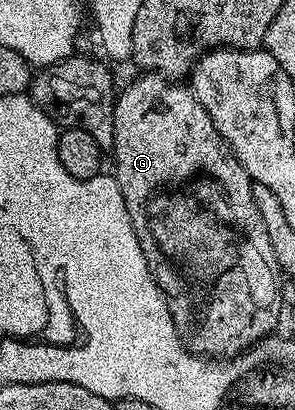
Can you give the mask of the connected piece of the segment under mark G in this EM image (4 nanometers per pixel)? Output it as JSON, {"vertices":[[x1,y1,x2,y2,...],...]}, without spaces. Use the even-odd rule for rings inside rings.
{"vertices":[[151,72,140,77,144,78,134,79,121,94,119,91,114,98,112,150,114,155,116,154,115,180,126,200,126,212,130,212,130,220,138,236,138,244,142,248,144,259,148,262,148,271,152,274,157,288,164,294,164,299,173,302,172,311,176,315,181,333,196,350,207,350,209,353,233,351,235,347,248,342,251,338,256,338,261,331,268,329,269,322,272,322,272,308,278,303,278,279,276,280,278,267,274,260,274,252,270,248,270,236,266,236,266,224,262,224,262,216,258,216,258,208,254,204,253,181,242,168,242,164,232,155,232,149,224,143,224,137,218,132,218,128,214,128,214,120,210,120,206,108,202,108,202,104,187,85]]}

